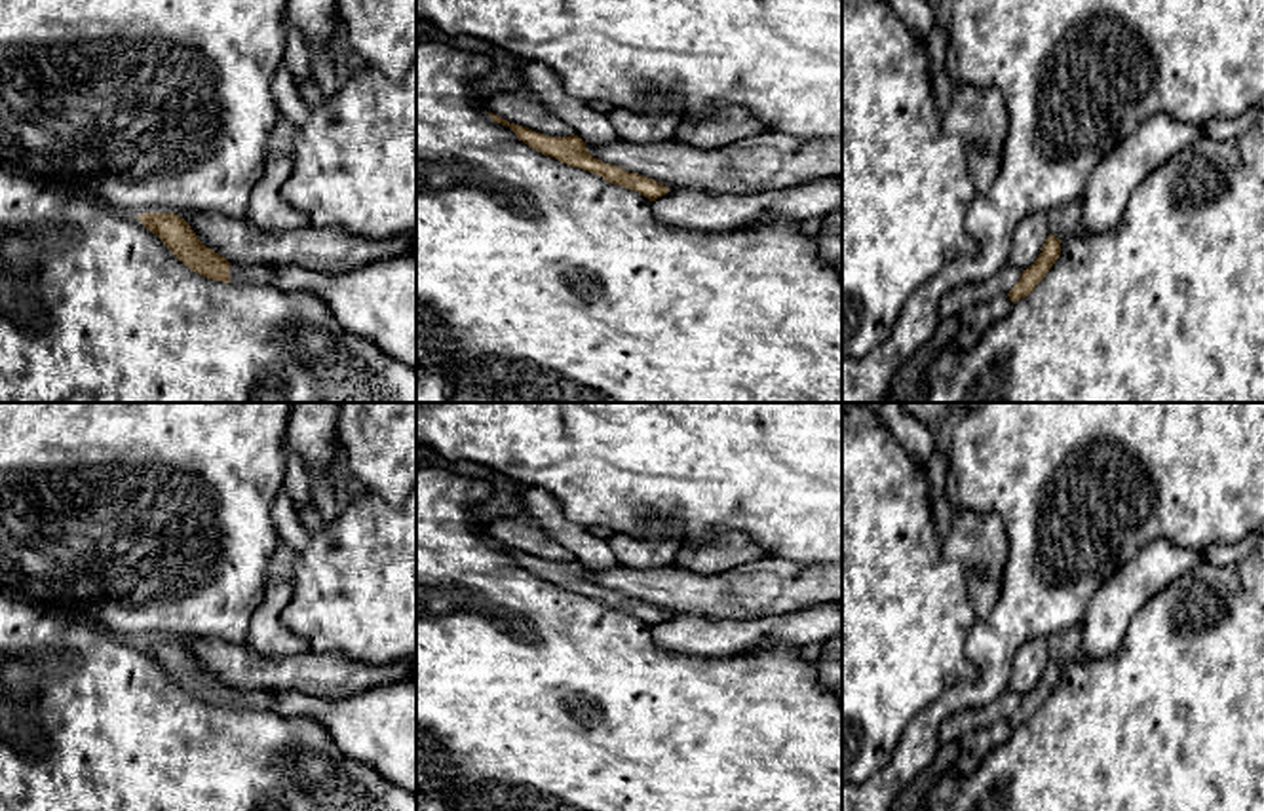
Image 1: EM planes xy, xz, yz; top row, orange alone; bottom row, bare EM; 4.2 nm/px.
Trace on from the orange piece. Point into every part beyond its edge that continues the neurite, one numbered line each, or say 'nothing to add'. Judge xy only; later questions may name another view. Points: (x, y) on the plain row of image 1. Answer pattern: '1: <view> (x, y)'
1: xy (240, 699)

